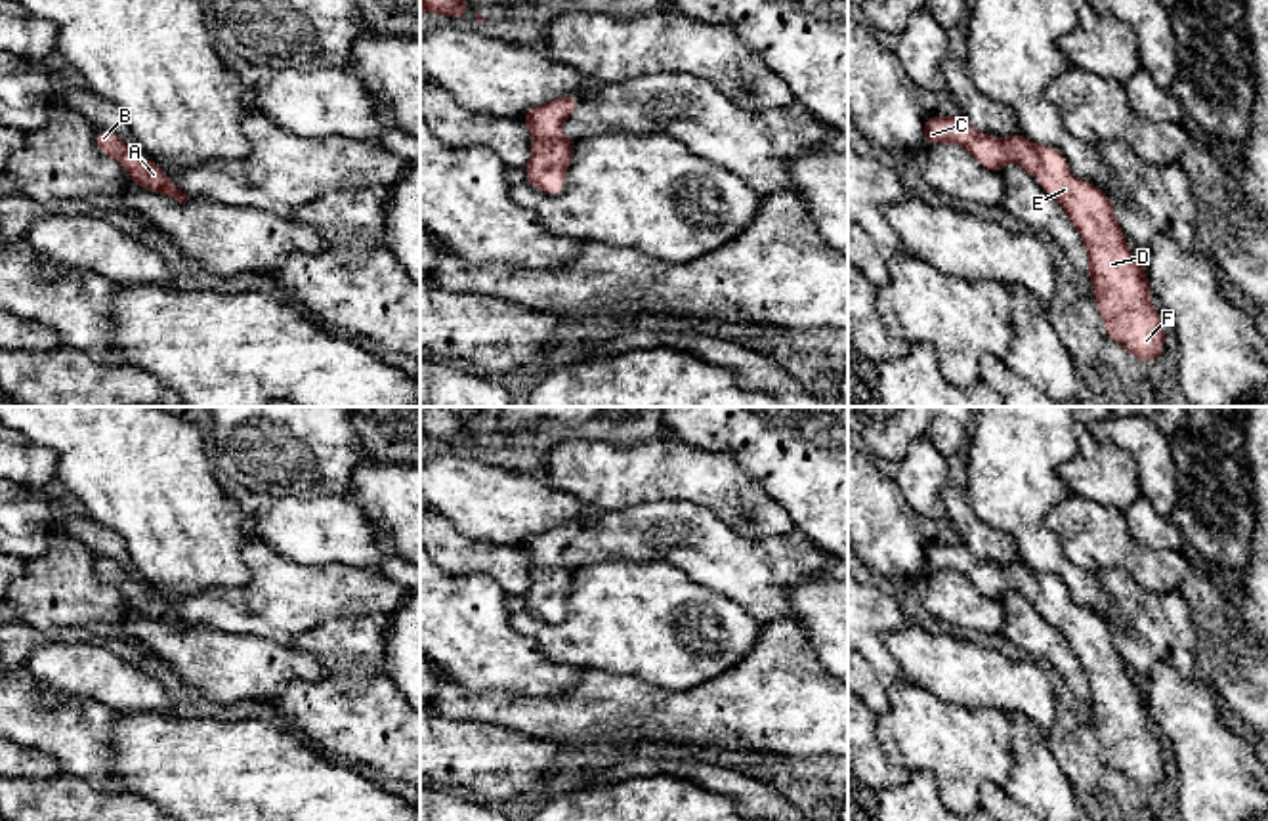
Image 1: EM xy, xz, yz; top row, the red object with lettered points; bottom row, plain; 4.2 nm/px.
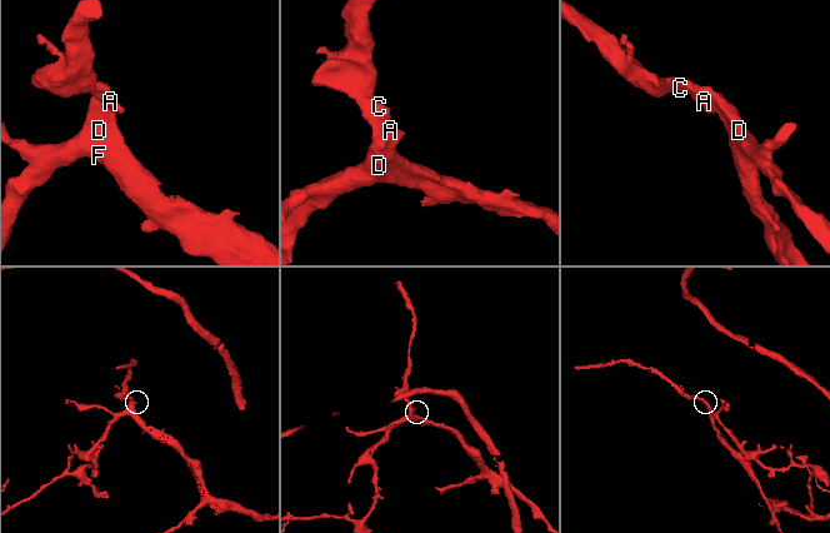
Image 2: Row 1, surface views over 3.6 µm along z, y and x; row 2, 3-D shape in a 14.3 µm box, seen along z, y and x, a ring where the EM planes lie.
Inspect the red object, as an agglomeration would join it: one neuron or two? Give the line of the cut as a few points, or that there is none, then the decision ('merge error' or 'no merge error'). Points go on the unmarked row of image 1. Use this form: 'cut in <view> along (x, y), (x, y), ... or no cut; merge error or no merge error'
no cut; no merge error

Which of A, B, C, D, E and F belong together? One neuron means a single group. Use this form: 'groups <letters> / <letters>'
groups A B C D E F

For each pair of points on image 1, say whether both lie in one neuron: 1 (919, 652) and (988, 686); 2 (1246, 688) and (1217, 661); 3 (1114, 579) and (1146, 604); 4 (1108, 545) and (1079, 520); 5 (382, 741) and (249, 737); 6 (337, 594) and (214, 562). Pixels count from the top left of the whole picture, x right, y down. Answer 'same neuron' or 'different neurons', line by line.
1: same neuron
2: same neuron
3: same neuron
4: same neuron
5: different neurons
6: different neurons

